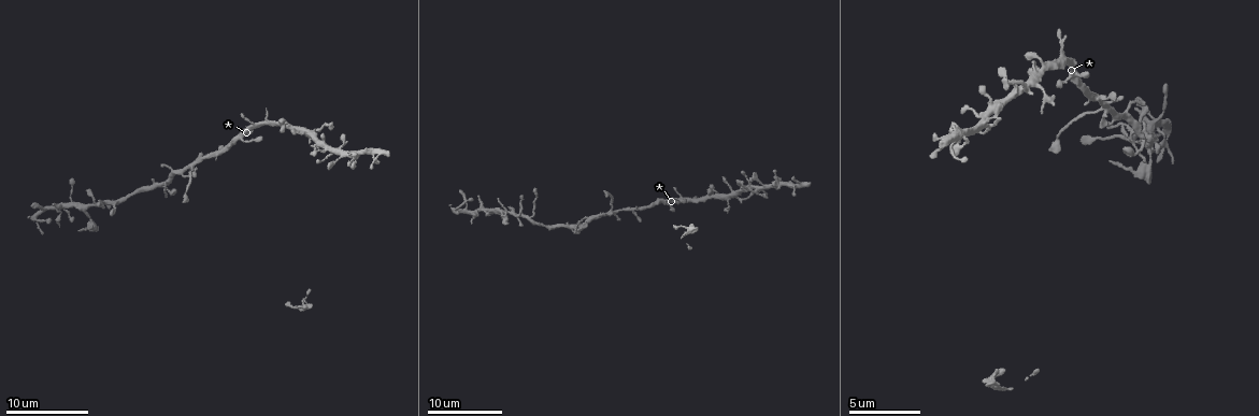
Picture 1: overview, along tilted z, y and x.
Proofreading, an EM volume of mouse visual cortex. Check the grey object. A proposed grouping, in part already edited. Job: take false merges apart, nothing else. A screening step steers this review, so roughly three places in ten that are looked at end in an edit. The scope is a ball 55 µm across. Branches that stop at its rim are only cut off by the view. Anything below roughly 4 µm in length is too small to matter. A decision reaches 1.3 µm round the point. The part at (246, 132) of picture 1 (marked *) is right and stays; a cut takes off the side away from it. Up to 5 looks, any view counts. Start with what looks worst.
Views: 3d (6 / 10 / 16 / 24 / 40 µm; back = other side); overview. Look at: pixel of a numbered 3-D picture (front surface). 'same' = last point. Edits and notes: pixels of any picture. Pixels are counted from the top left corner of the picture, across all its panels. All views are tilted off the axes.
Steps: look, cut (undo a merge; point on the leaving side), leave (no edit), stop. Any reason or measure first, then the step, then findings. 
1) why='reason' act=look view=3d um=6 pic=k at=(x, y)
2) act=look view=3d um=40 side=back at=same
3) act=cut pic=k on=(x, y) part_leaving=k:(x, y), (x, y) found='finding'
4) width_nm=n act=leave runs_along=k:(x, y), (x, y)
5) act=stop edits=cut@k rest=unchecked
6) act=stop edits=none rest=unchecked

why='three arms meet' act=look view=3d um=10 pic=1 at=(528, 218)

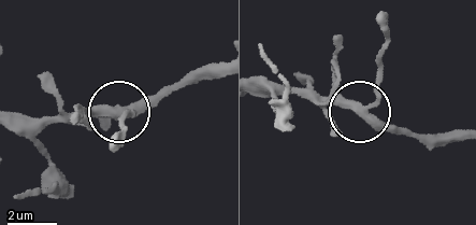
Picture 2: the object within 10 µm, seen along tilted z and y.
act=look view=3d um=10 side=back pic=2 at=(361, 108)

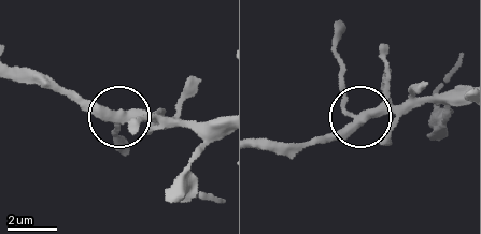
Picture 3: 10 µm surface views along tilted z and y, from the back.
act=leave runs_along=3:(17, 68), (113, 111), (112, 132) found='continuous, no second neuron'

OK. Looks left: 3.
why='four or more arms meet' act=look view=3d um=6 pic=1 at=(191, 168)

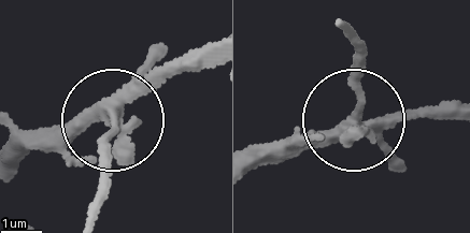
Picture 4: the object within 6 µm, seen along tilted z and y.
arms=4 act=leave runs_along=4:(452, 102), (378, 124), (356, 117), (360, 72), (346, 32) found='all the same neuron'

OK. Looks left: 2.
why='three-way junction' act=look view=3d um=10 pic=1 at=(332, 150)

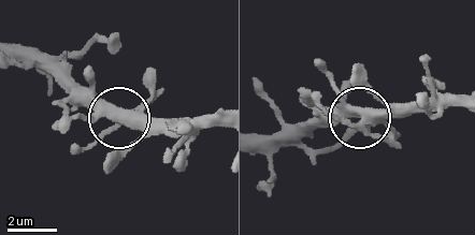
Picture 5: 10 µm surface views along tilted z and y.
why='from behind' act=look view=3d um=10 side=back pic=5 at=(360, 125)

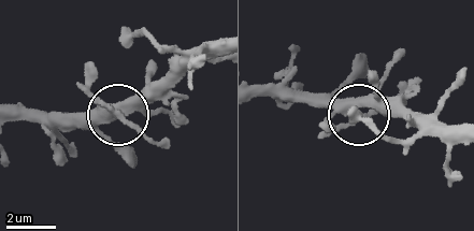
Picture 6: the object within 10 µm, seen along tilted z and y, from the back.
width_nm=270 act=leave runs_along=6:(217, 41), (190, 46), (120, 113), (49, 127) found='continuous, no second neuron'

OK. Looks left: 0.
act=stop edits=none rest=unchecked

